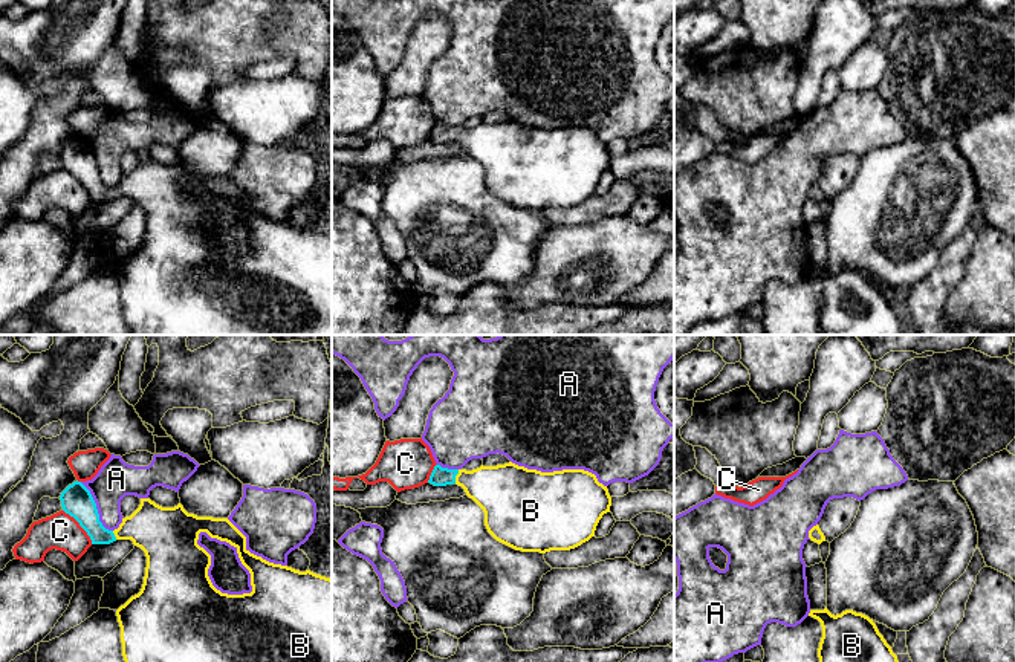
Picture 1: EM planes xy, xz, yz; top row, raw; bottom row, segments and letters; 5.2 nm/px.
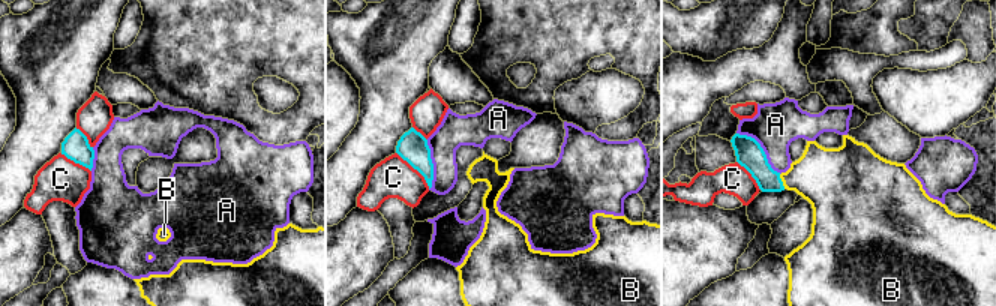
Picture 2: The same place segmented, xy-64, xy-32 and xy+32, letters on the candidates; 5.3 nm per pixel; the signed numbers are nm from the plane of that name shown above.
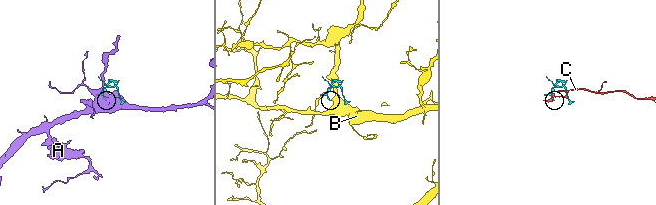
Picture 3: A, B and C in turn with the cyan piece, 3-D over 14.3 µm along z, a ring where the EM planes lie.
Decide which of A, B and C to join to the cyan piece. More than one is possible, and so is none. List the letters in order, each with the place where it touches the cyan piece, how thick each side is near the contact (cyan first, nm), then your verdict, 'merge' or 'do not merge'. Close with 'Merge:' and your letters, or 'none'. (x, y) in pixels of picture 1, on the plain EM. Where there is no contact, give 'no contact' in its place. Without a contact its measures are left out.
A: meets cyan in xy at (95, 165); 160 nm thick on the cyan side, 200 nm on the other; do not merge
B: meets cyan in xz at (456, 132); 100 nm thick on the cyan side, 280 nm on the other; merge
C: meets cyan in xy at (80, 182); 160 nm thick on the cyan side, 190 nm on the other; do not merge
Merge: B

